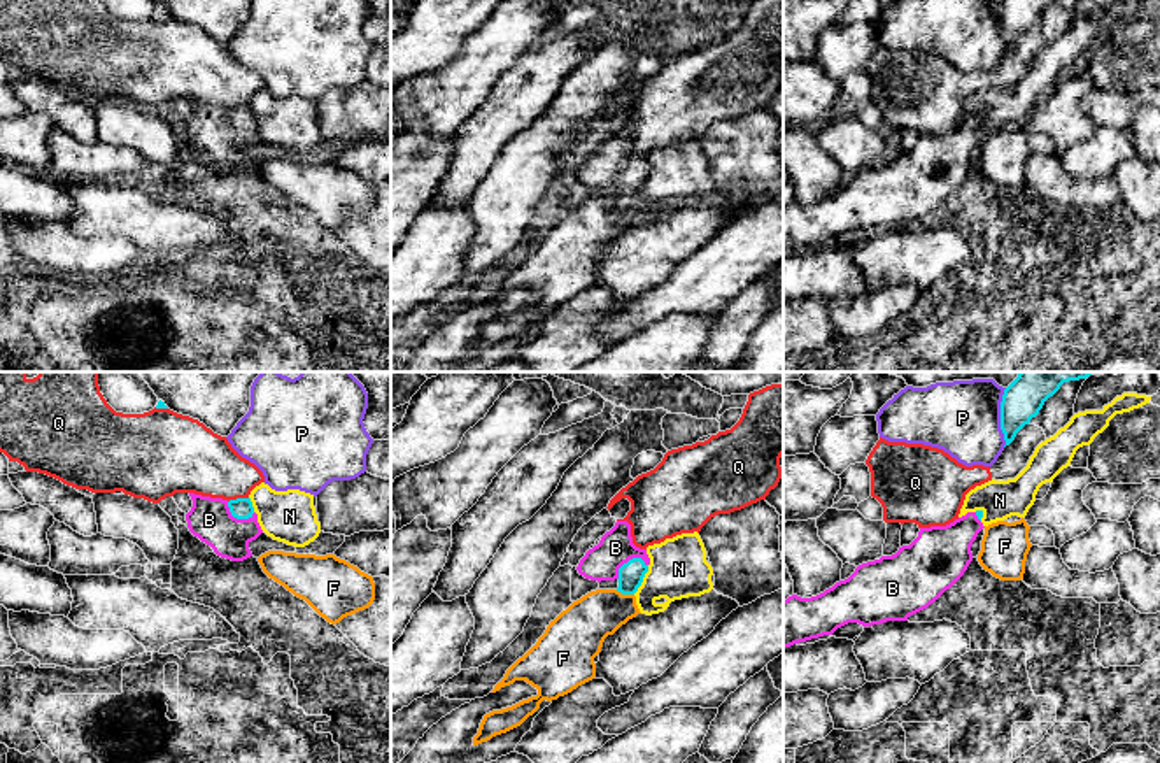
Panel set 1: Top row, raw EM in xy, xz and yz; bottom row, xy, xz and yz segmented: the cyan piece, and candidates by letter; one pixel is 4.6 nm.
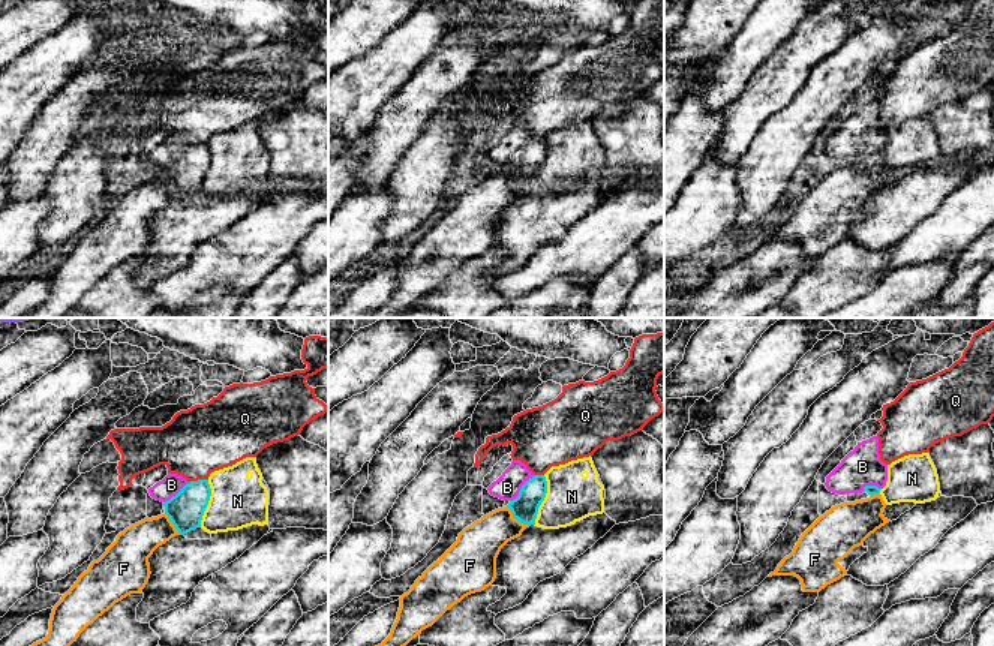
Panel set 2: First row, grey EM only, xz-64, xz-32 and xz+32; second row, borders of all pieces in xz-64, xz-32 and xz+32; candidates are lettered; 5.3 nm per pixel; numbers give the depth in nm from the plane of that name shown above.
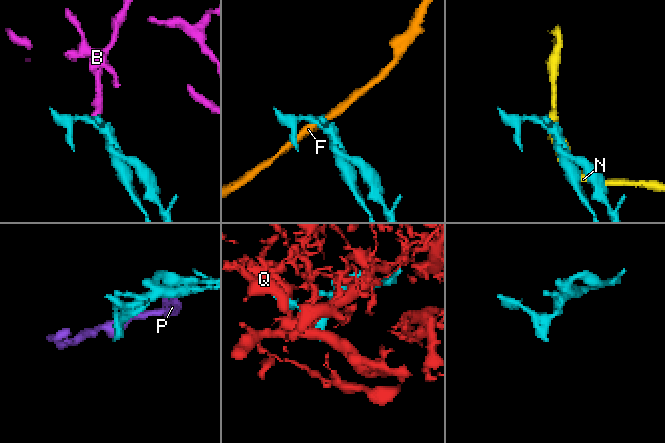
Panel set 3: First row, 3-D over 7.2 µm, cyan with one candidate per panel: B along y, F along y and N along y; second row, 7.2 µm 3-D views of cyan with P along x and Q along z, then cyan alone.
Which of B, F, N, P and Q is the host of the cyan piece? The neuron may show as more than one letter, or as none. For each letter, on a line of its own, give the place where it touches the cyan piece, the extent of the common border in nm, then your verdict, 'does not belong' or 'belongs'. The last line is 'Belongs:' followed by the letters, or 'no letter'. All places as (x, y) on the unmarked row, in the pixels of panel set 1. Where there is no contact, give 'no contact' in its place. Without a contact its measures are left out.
B: contact xz (629, 167); length 160 nm; belongs
F: contact xz (624, 200); length 90 nm; does not belong
N: contact xz (642, 186); length 150 nm; does not belong
P: contact yz (1001, 27); length 240 nm; does not belong
Q: contact xy (237, 106); length 100 nm; does not belong
Belongs: B

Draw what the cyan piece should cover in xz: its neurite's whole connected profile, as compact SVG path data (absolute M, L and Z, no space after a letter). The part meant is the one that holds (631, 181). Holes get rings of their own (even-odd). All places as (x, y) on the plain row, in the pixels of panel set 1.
M617 128L599 151L585 160L576 177L591 188L619 188L617 198L634 202L648 179L647 156L633 151L631 132Z

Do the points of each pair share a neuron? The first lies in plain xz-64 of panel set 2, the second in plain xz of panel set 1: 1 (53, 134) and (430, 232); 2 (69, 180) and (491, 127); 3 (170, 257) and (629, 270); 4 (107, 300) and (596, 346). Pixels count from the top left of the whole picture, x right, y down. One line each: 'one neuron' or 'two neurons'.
1: two neurons
2: two neurons
3: one neuron
4: one neuron

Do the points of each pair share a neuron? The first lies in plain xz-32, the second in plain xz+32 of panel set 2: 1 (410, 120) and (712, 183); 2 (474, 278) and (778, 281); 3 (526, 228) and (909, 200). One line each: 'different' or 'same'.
1: different
2: different
3: same

